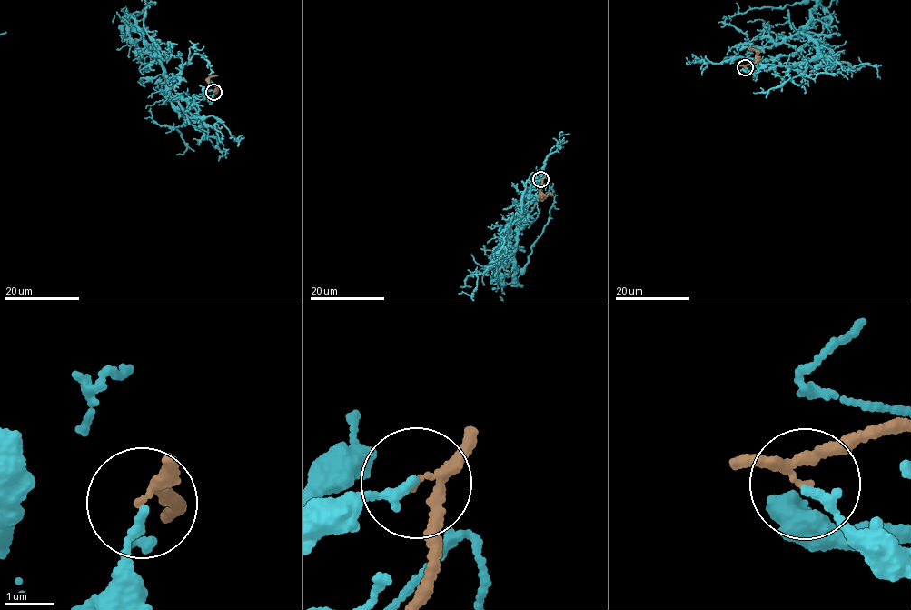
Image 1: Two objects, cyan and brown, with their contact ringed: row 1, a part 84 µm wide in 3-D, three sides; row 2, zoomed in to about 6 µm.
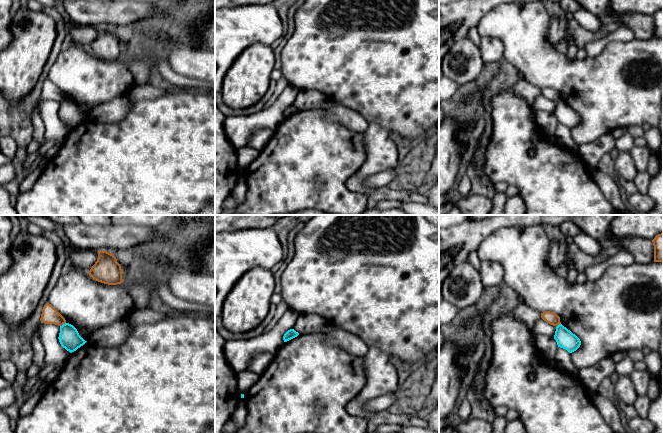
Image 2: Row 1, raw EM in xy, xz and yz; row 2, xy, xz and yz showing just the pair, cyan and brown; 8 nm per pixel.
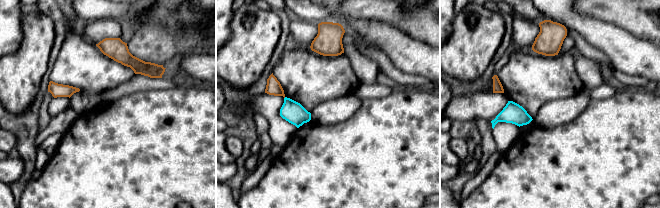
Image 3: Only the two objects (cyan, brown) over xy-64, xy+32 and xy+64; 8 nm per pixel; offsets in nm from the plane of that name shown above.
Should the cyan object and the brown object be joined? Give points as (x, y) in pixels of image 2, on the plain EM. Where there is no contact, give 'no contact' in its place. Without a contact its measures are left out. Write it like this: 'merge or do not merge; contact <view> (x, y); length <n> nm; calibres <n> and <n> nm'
do not merge; contact xy (63, 100); length 60 nm; calibres 170 and 140 nm

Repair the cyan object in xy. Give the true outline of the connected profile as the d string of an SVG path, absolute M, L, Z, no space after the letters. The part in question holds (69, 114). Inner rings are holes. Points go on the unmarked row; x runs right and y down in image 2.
M69 99L60 102L58 115L61 122L70 129L76 127L87 118L79 111L77 105Z

